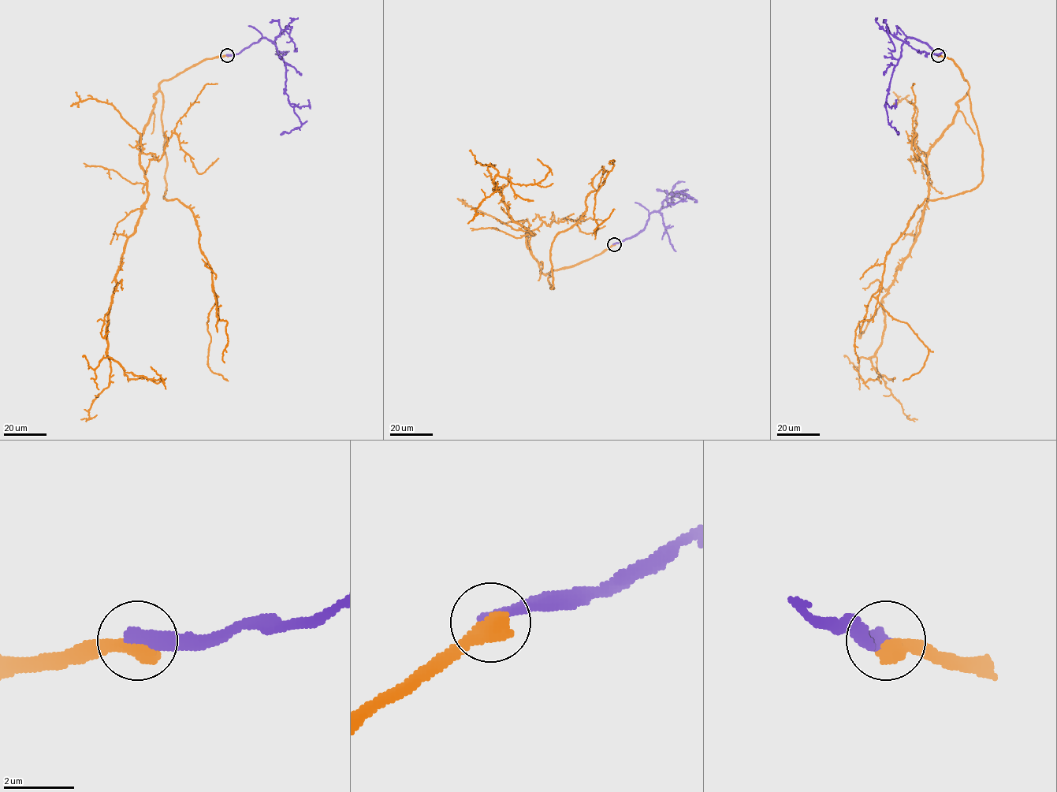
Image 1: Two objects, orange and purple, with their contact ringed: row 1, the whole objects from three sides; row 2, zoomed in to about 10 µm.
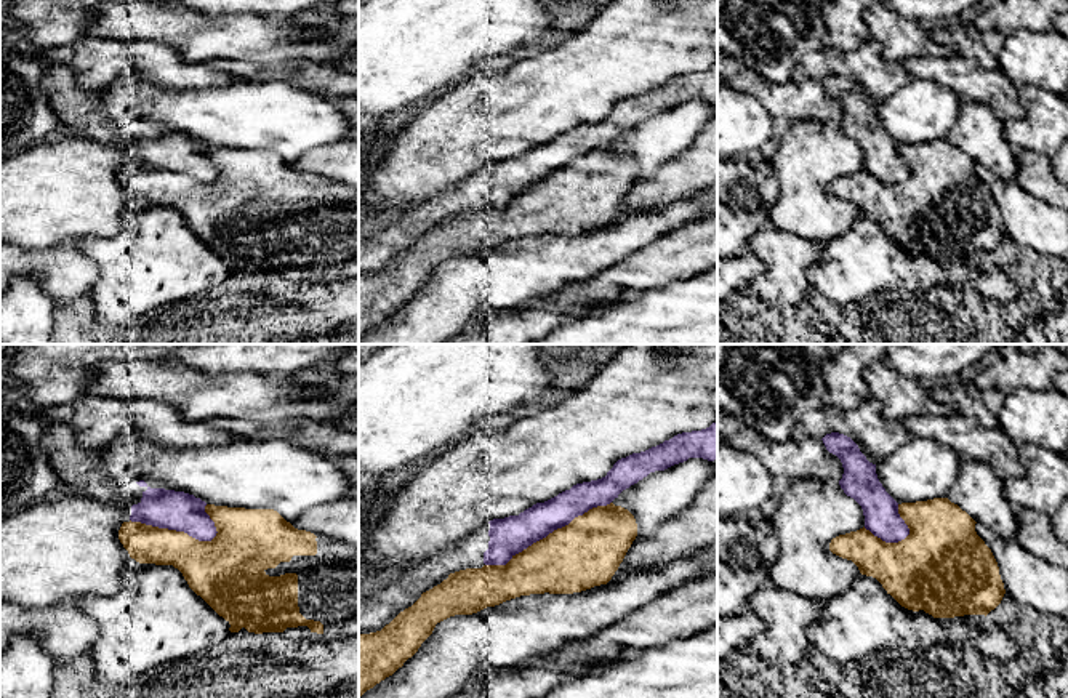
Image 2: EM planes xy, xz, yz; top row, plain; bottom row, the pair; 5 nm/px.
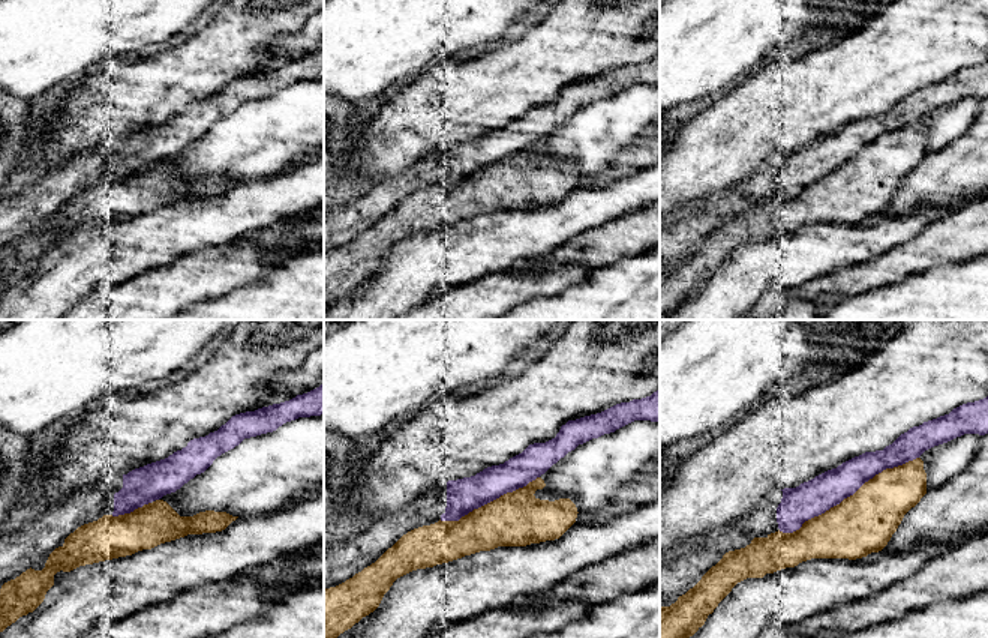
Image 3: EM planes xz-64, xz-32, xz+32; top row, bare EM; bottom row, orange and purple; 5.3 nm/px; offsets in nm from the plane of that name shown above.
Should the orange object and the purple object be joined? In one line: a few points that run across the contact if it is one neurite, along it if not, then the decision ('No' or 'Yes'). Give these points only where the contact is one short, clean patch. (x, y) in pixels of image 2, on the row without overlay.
No

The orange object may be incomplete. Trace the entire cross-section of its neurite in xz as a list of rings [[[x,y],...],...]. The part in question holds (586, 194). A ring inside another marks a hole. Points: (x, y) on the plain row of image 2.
[[[613,144],[575,158],[506,207],[450,215],[381,272],[359,275],[359,339],[392,317],[437,264],[530,235],[573,235],[607,226],[637,178],[634,157]]]

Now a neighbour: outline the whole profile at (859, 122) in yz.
[[[839,74],[826,75],[826,91],[836,96],[844,109],[841,130],[863,150],[865,170],[885,184],[898,184],[909,176],[909,170],[898,155],[898,144],[885,133],[876,115],[876,106],[869,104],[858,86]]]

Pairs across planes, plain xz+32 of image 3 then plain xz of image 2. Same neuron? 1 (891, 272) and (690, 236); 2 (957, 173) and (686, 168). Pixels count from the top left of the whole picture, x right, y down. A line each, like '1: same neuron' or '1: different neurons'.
1: same neuron
2: same neuron

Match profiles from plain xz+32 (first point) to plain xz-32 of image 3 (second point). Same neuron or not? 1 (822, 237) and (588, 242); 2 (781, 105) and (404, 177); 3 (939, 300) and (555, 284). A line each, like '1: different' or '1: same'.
1: different
2: different
3: different

